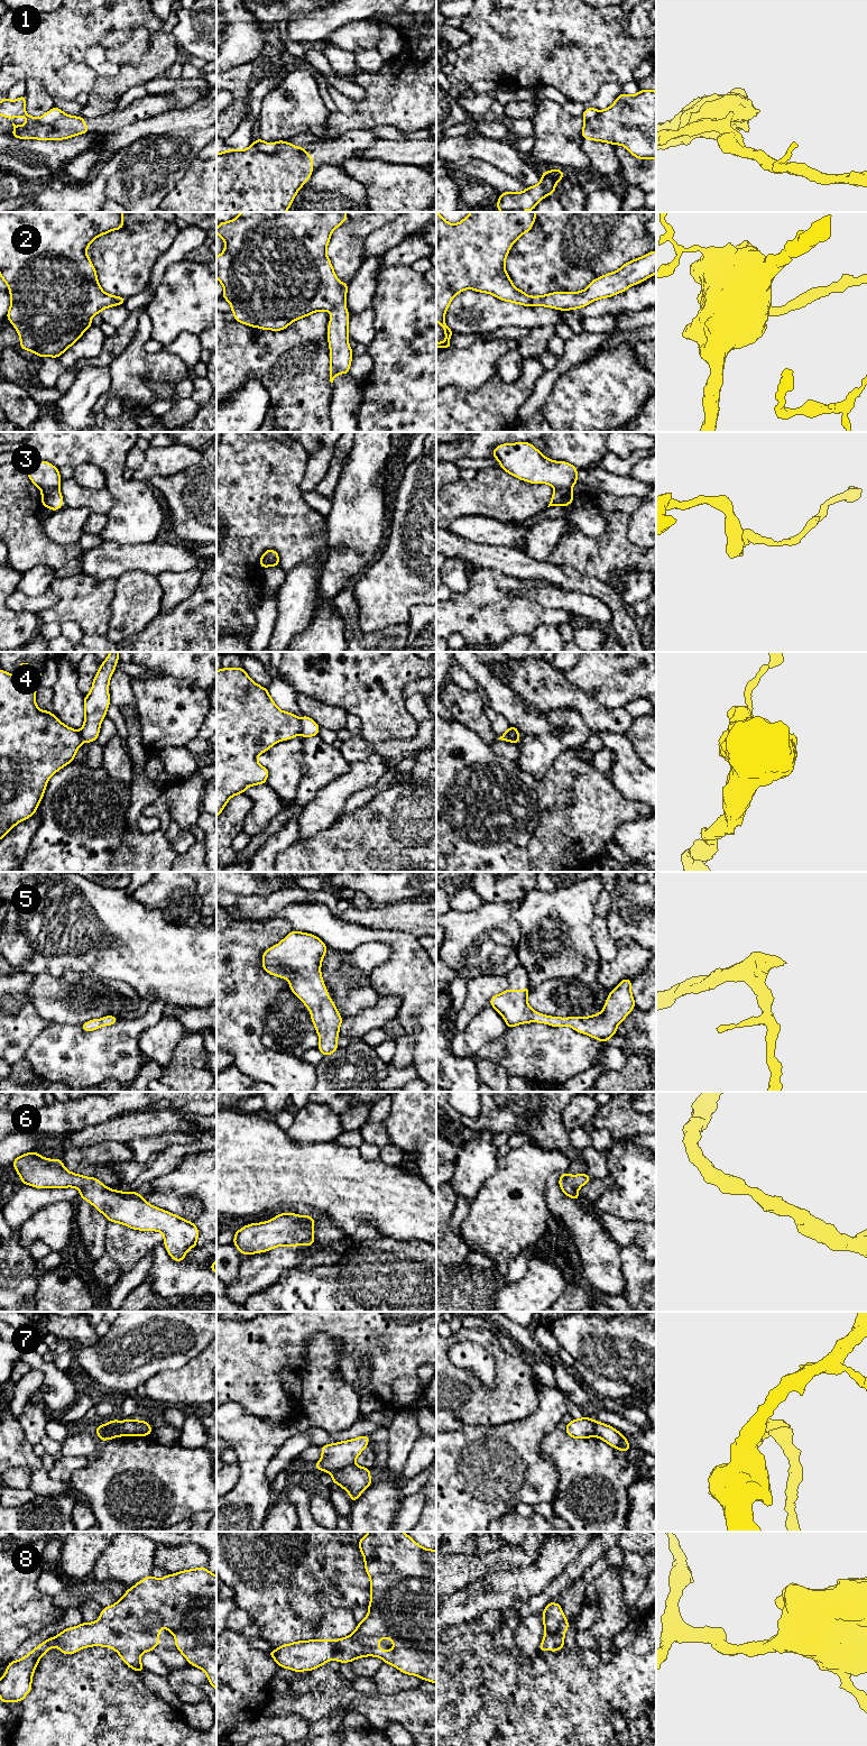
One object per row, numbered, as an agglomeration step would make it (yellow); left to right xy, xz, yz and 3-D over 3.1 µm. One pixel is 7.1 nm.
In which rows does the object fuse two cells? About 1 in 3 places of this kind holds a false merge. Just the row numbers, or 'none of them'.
1, 3, 4, 7

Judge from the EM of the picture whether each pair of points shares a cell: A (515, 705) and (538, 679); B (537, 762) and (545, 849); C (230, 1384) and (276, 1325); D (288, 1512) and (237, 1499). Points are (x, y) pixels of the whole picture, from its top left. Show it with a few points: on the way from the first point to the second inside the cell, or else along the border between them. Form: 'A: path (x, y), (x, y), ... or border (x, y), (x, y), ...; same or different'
A: border (512, 672), (509, 685), (526, 700), (544, 711); different
B: border (555, 759), (547, 772), (533, 781); different
C: path (239, 1369), (268, 1340); same
D: border (275, 1497), (265, 1519); different

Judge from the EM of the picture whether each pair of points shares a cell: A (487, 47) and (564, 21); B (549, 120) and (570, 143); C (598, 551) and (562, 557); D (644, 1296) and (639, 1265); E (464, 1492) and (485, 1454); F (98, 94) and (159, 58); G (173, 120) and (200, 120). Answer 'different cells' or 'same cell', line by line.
A: same cell
B: same cell
C: same cell
D: same cell
E: same cell
F: same cell
G: same cell

